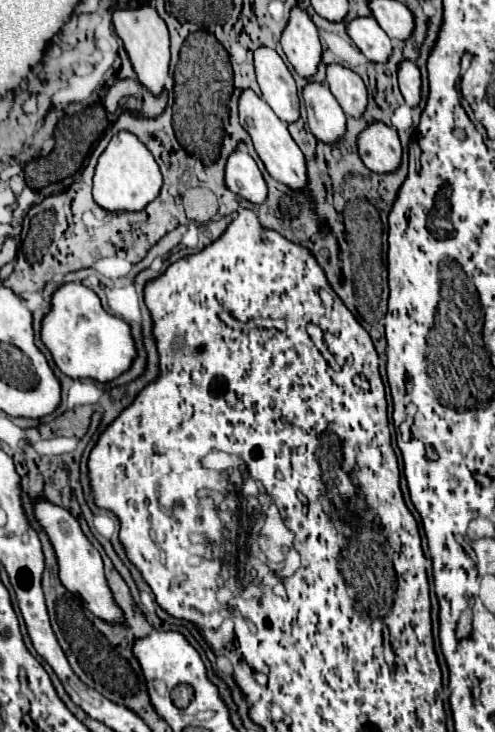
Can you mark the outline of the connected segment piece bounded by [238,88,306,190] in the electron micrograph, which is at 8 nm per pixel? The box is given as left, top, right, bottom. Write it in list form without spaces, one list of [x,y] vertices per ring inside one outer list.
[[[244,88],[242,94],[240,94],[240,100],[238,100],[238,114],[240,114],[240,124],[242,128],[250,134],[252,138],[252,144],[260,156],[260,160],[264,162],[268,174],[298,190],[298,188],[304,188],[306,186],[306,162],[304,162],[304,154],[300,152],[300,148],[296,146],[296,142],[292,140],[288,128],[286,128],[286,122],[282,122],[274,112],[272,108],[254,94],[254,90],[250,88]]]

